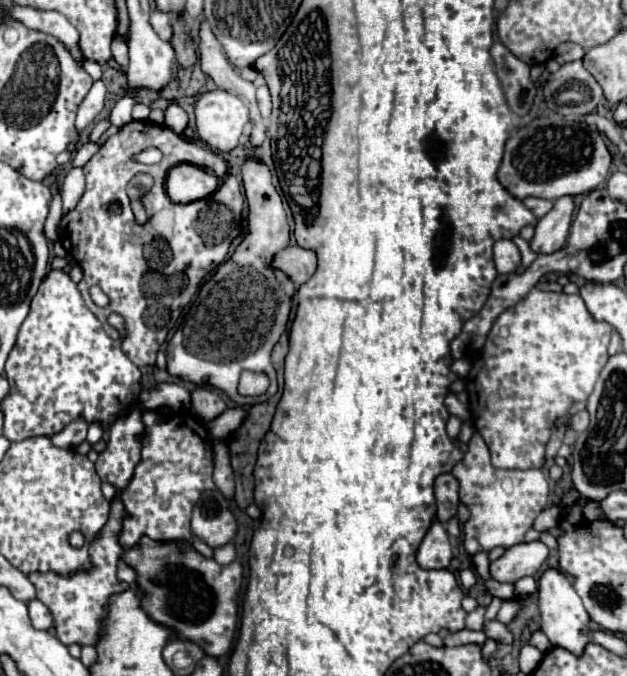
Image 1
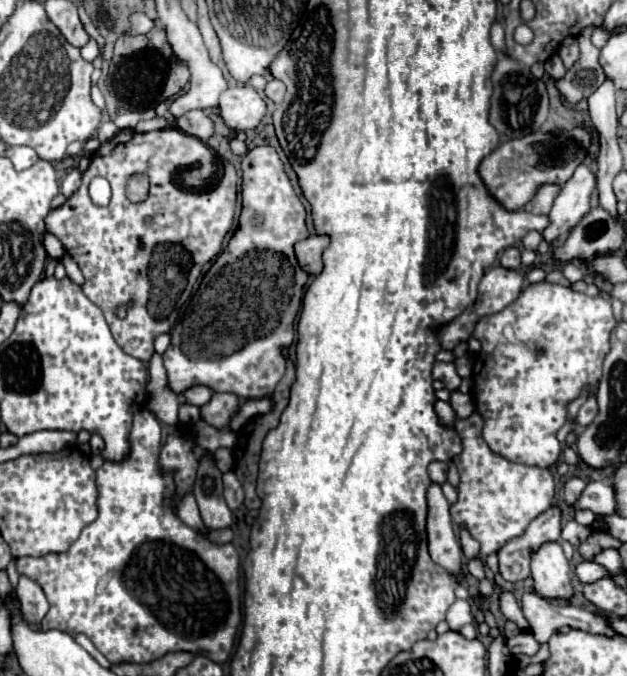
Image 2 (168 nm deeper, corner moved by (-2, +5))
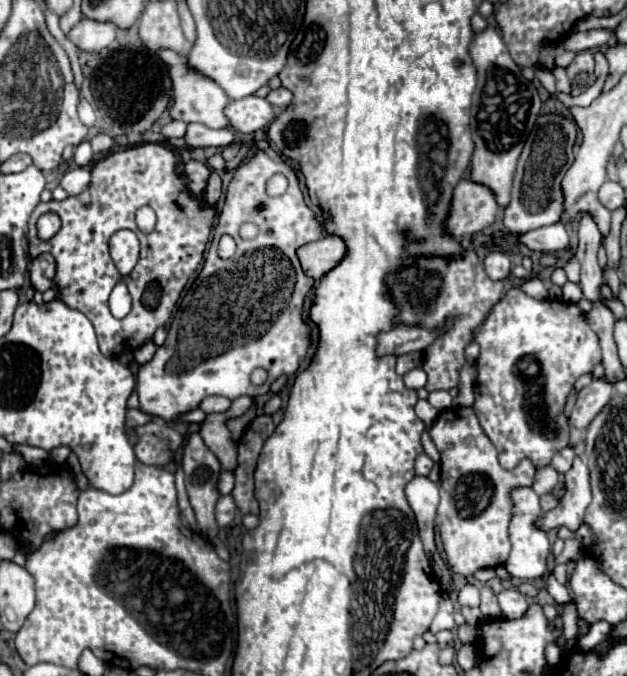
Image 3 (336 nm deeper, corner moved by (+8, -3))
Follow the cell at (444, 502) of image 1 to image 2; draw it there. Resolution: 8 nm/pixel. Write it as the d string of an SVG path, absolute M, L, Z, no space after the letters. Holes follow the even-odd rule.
M432 461L430 467L428 467L428 473L430 473L430 479L438 485L444 485L446 483L446 471L448 471L448 463L442 463L442 461Z

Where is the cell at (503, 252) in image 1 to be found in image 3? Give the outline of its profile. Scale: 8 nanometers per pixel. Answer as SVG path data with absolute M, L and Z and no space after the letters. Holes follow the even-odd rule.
M502 251L488 253L484 259L484 269L486 269L488 277L494 281L510 277L510 261L508 261L506 253L502 253Z

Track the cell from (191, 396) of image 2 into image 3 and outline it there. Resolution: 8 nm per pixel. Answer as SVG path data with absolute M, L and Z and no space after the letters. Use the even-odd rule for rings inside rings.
M206 397L202 403L200 403L200 409L206 411L208 415L210 413L226 413L230 409L232 401L226 399L226 397Z

